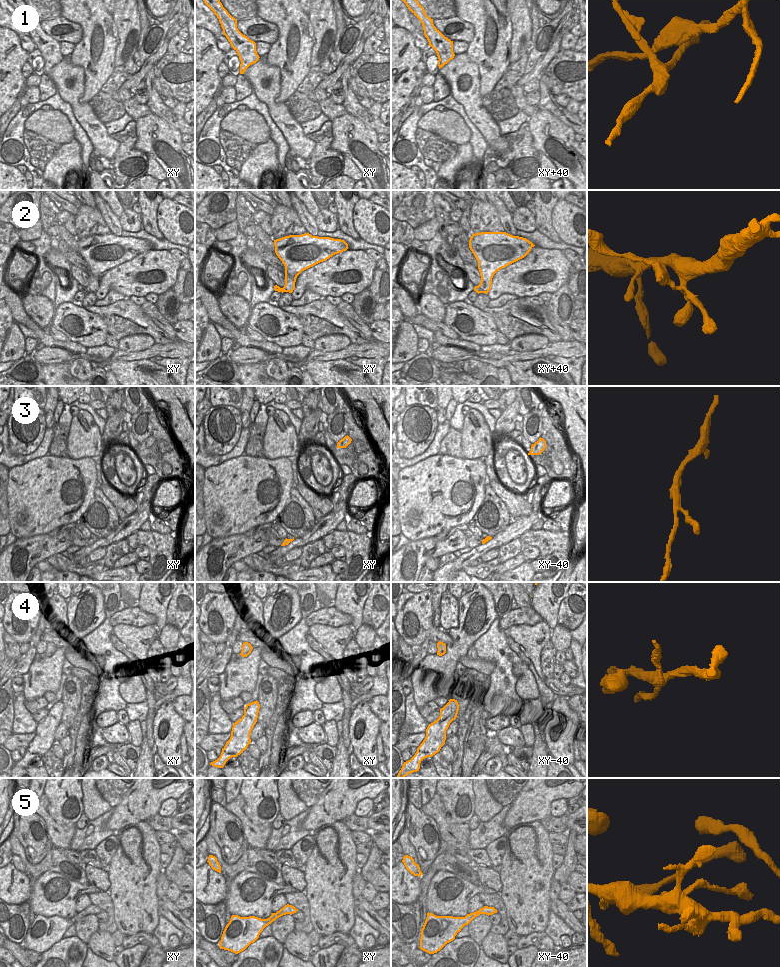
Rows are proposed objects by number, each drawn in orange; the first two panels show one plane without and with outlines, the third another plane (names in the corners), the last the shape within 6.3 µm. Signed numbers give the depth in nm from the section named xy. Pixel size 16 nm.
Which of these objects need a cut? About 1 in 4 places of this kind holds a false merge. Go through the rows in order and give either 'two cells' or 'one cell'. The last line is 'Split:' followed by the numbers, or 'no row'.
1: two cells
2: one cell
3: one cell
4: two cells
5: one cell
Split: 1, 4

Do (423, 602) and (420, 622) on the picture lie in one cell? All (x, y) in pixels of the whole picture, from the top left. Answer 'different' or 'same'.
same

